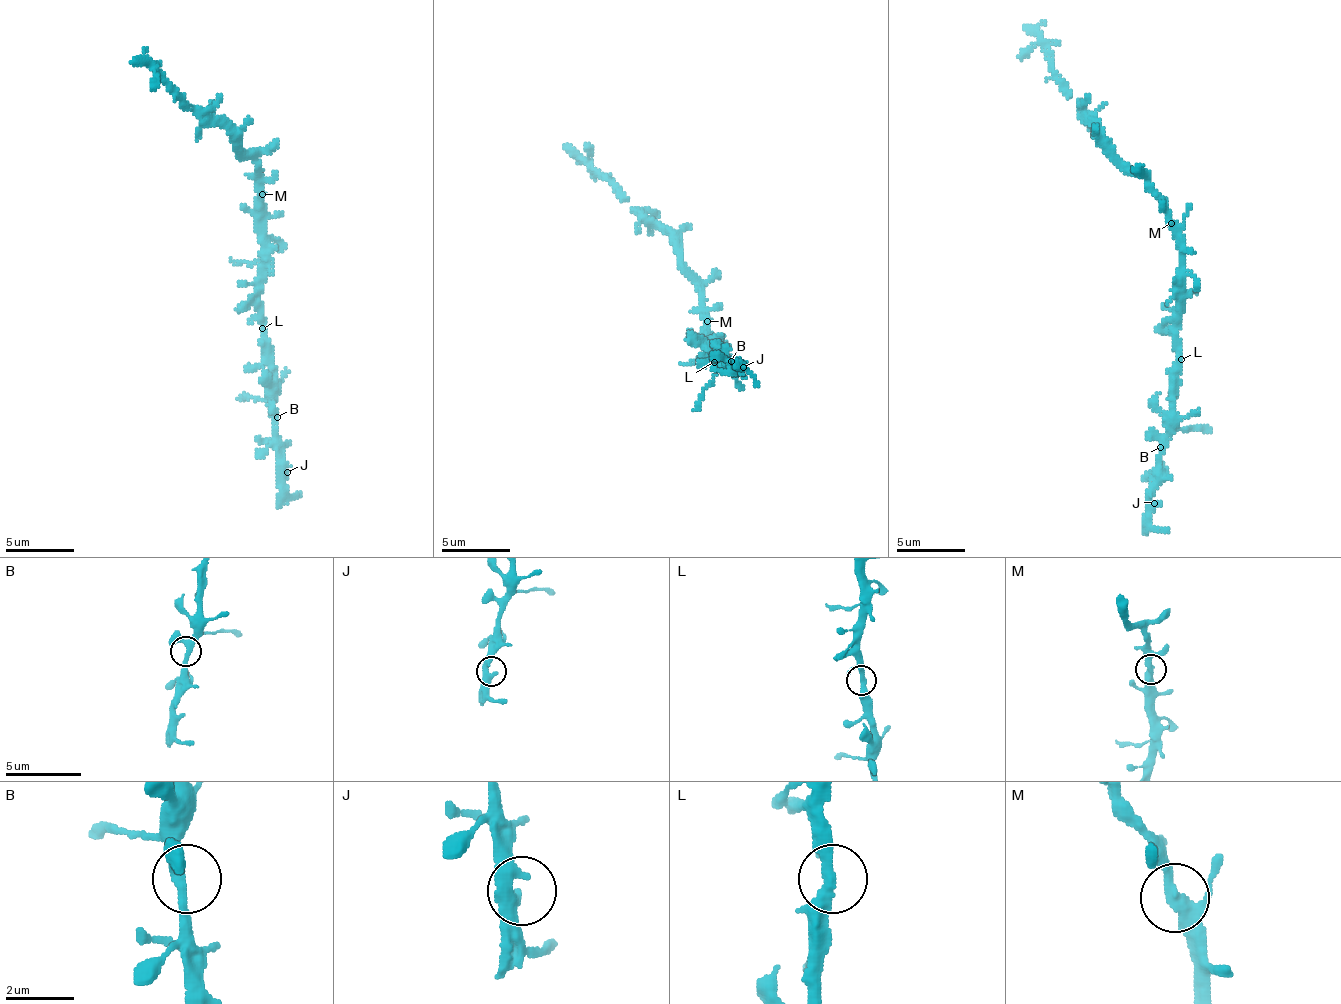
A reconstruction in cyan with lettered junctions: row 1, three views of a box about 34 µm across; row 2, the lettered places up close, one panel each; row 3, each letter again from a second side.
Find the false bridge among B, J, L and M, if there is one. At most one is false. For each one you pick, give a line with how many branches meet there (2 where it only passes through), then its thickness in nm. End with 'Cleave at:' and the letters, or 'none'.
Cleave at: none

